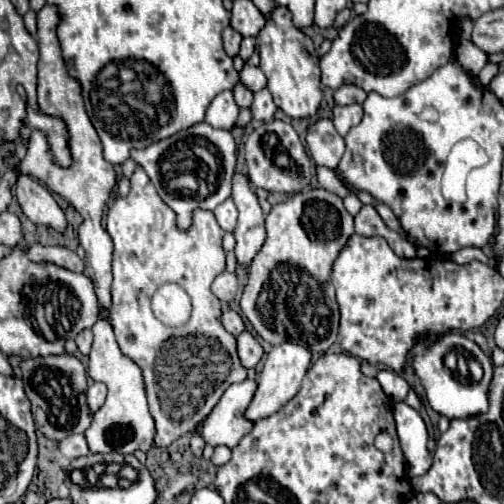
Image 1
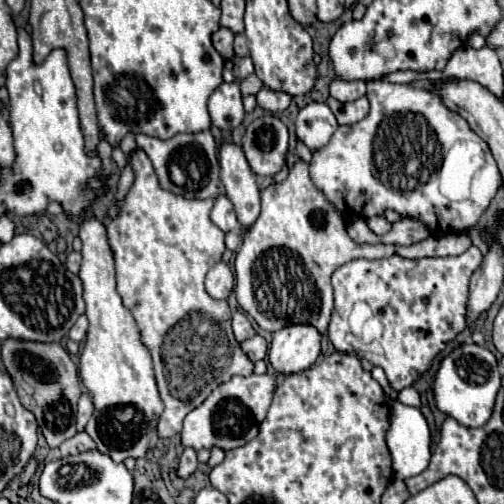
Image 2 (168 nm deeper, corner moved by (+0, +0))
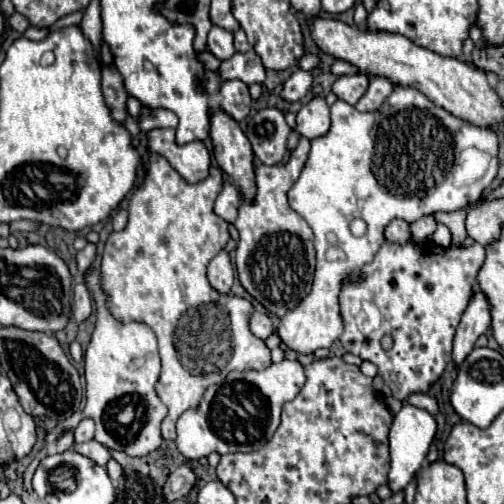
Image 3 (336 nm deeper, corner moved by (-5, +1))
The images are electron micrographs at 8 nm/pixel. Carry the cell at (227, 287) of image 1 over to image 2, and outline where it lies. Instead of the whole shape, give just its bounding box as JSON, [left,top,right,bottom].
[205,261,235,299]

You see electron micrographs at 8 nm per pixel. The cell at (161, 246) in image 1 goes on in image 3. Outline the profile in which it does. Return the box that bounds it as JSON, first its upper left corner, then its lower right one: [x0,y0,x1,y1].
[100,154,272,440]

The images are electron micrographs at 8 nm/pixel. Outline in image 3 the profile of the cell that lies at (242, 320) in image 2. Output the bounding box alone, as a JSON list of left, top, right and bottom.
[250,312,274,340]

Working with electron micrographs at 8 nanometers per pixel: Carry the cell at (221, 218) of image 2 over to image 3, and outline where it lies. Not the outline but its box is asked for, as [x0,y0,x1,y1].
[214,184,240,222]

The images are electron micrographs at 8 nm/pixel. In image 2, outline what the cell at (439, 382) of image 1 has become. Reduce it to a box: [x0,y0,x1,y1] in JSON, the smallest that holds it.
[433,343,501,427]

